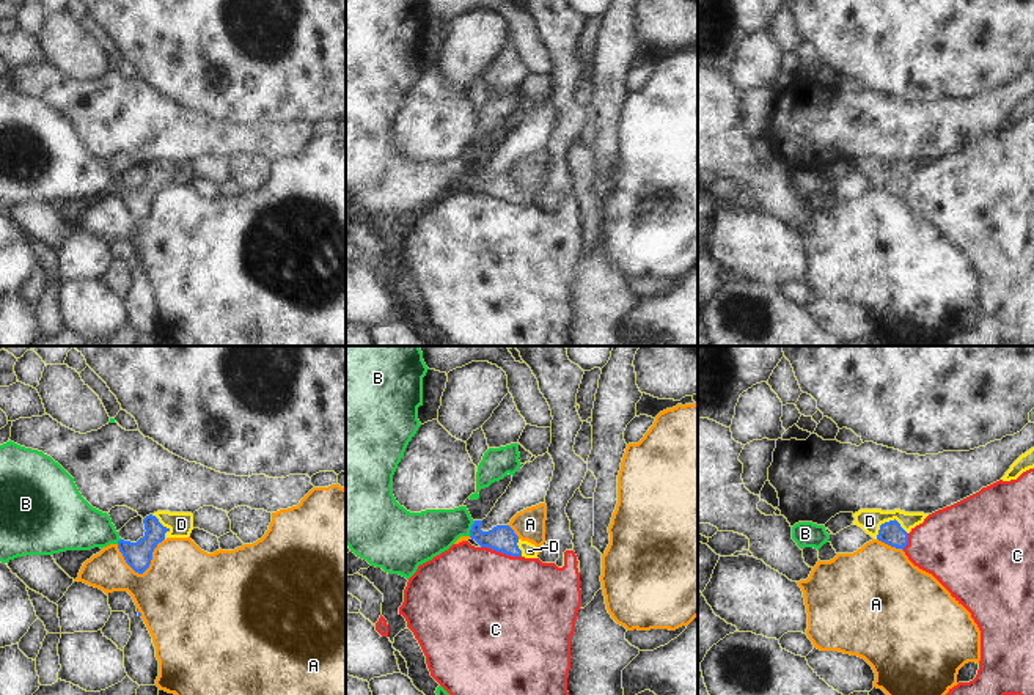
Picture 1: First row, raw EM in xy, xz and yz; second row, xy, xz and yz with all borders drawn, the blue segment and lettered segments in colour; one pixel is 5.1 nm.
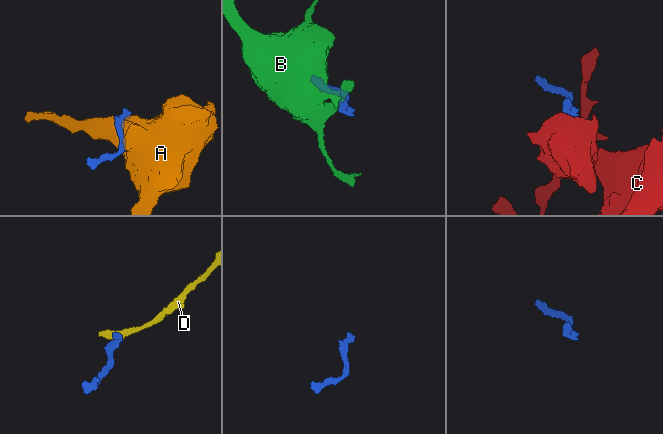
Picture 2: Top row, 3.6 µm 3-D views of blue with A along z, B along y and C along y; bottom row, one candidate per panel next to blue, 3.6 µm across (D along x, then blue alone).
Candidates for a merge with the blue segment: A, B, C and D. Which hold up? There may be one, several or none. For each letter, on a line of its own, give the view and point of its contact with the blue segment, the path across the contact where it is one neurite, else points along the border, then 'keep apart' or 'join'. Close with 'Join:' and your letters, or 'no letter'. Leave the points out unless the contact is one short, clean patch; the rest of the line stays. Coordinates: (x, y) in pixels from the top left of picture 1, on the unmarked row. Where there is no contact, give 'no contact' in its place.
A: xy (143, 219) | keep apart
B: xz (472, 176) | along xz (475, 169), (469, 183) | keep apart
C: xz (502, 200) | along xz (481, 194), (520, 205) | keep apart
D: yz (890, 169) | across yz (891, 181), (890, 169), (869, 169) | join
Join: D

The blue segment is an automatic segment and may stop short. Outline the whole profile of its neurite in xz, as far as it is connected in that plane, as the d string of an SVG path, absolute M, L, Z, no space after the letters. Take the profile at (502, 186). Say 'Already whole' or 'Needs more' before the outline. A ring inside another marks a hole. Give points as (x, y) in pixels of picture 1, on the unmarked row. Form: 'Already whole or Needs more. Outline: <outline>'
Needs more. Outline: M475 168L470 178L470 186L481 195L489 195L511 204L537 206L536 193L522 189L509 173L497 173L489 179L482 179L481 171L482 168Z

